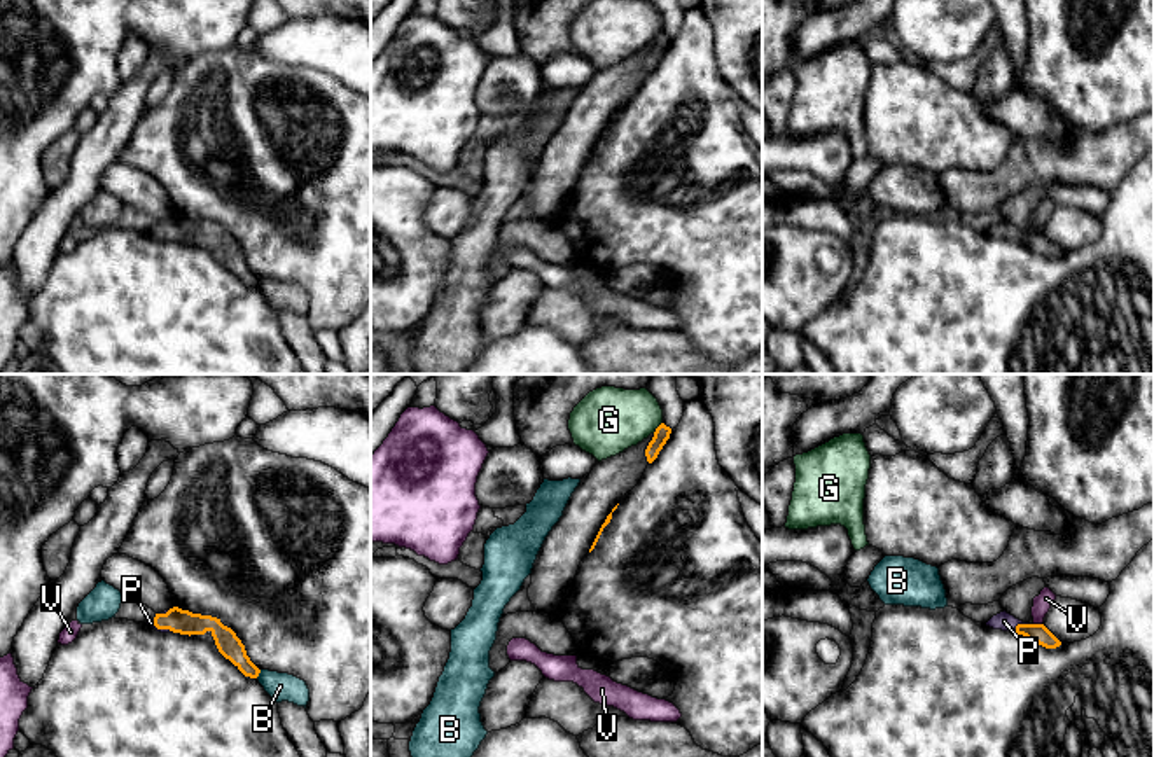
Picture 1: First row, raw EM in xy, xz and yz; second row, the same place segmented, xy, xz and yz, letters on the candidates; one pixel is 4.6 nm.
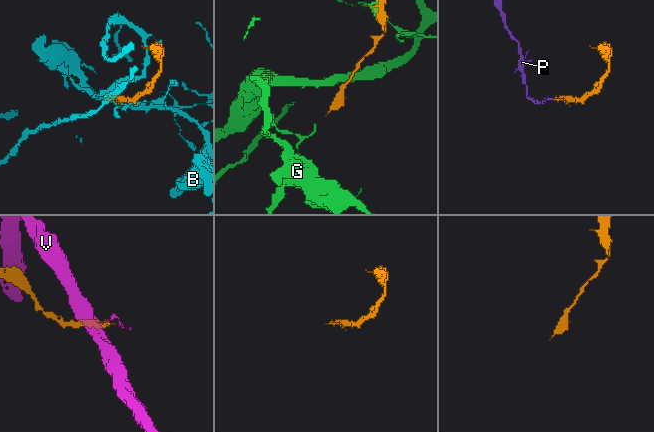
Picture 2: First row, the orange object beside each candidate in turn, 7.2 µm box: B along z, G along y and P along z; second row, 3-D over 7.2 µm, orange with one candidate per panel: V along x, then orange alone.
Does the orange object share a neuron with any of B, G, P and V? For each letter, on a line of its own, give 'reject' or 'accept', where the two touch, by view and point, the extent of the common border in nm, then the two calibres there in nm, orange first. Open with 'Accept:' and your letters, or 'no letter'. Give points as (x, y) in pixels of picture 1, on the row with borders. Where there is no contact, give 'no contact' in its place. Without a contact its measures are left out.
Accept: P
B: reject | xy (259, 672) | 50 nm | 110/130 nm
G: reject | xz (658, 427) | 70 nm | 70/300 nm
P: accept | yz (1018, 625) | 80 nm | 90/90 nm
V: reject | yz (1037, 625) | 40 nm | 90/80 nm

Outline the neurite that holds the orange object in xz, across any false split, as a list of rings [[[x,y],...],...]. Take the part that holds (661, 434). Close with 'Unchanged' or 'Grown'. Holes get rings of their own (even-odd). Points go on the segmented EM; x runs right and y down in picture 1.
[[[661,423],[656,428],[654,437],[652,437],[652,441],[649,442],[649,446],[645,449],[645,456],[647,456],[649,463],[652,463],[657,458],[659,451],[663,449],[666,441],[670,439],[670,434],[671,434],[671,428],[666,427],[664,423]]]. Unchanged

